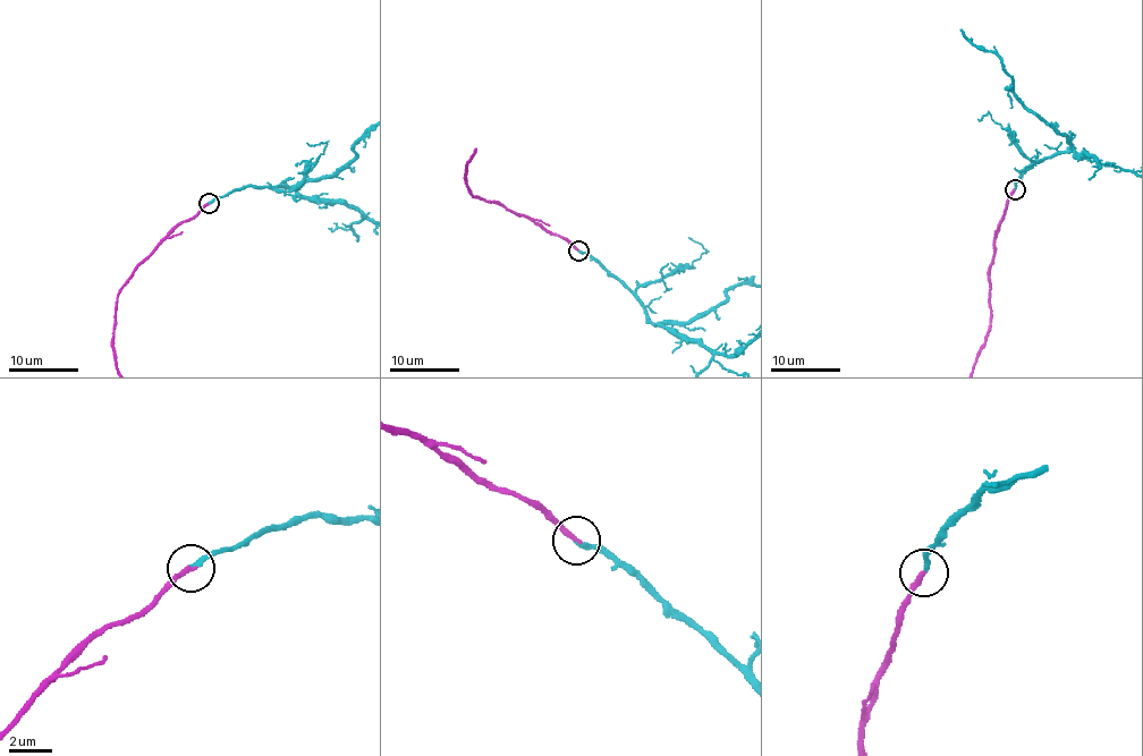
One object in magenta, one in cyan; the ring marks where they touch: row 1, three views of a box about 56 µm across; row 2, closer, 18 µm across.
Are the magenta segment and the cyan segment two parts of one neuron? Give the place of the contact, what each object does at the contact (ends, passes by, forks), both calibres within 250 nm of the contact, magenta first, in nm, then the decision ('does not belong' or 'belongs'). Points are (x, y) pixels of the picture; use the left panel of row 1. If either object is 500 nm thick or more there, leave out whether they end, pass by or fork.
place (209, 203); magenta ends; cyan ends; calibres 240 and 220 nm; belongs

